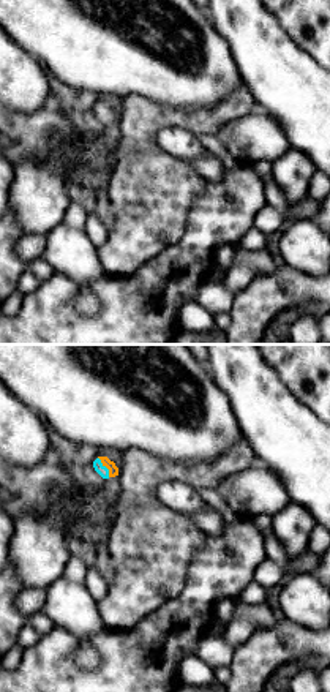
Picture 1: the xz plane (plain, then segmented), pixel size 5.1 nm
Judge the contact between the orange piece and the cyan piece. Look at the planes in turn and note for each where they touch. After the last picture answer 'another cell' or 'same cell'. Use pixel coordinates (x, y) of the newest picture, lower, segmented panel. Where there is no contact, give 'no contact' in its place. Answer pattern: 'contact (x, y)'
contact (104, 465)

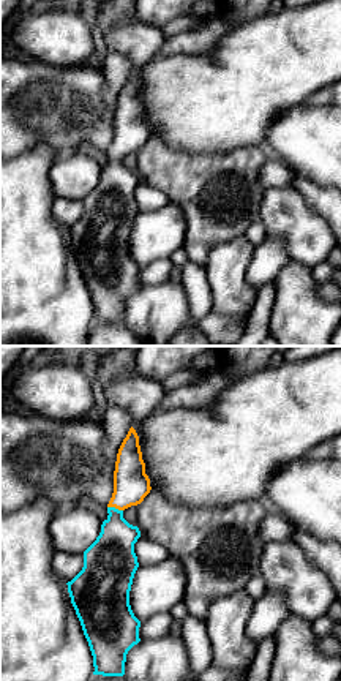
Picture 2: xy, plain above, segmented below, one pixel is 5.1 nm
contact (116, 507)

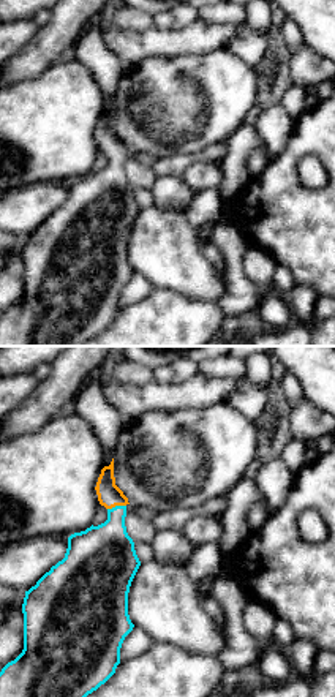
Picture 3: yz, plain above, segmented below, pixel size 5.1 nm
contact (116, 504)

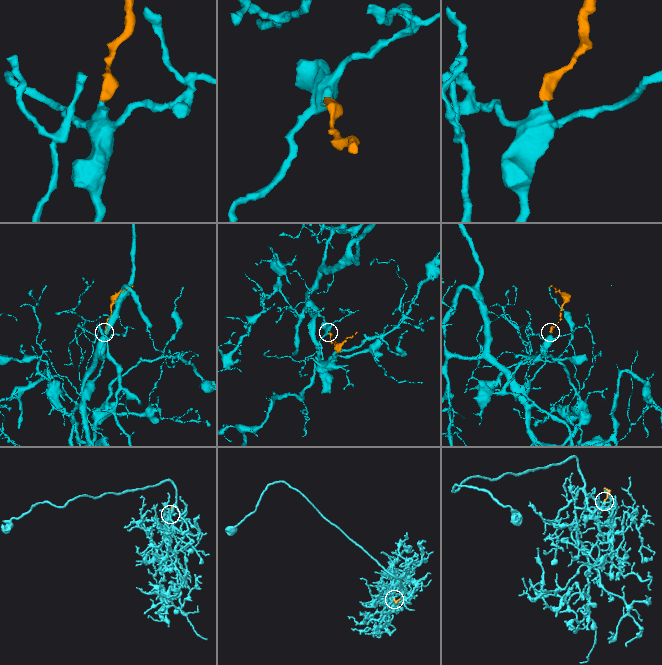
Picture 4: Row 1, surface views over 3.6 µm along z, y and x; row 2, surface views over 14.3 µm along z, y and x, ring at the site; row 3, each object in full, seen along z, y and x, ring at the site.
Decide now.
same cell

